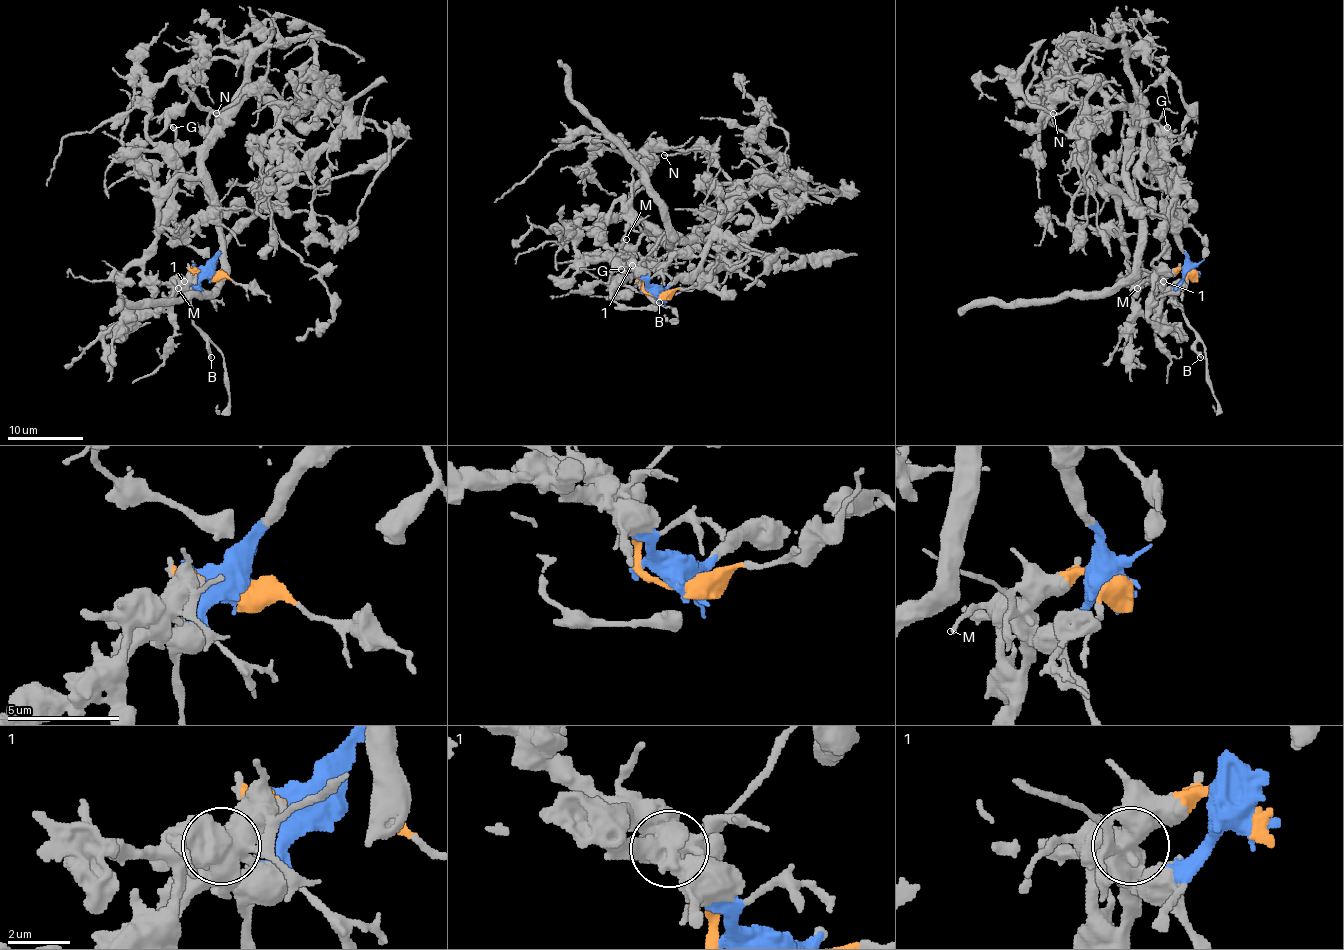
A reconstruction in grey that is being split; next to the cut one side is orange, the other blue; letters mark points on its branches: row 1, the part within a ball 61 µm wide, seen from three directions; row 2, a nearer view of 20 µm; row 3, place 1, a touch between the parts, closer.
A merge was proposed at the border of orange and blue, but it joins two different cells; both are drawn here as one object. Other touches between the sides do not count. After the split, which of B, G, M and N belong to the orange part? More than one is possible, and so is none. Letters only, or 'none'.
G, M, N

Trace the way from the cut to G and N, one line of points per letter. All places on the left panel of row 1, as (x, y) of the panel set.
G: (206, 272), (195, 269), (184, 282), (151, 282), (144, 272), (159, 199), (197, 172), (197, 153), (172, 127)
N: (206, 272), (144, 274), (159, 199), (193, 178), (203, 142), (250, 94), (307, 108), (244, 91), (216, 113)

